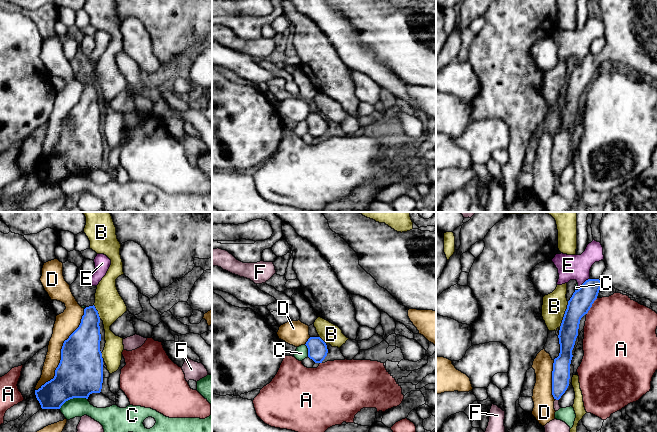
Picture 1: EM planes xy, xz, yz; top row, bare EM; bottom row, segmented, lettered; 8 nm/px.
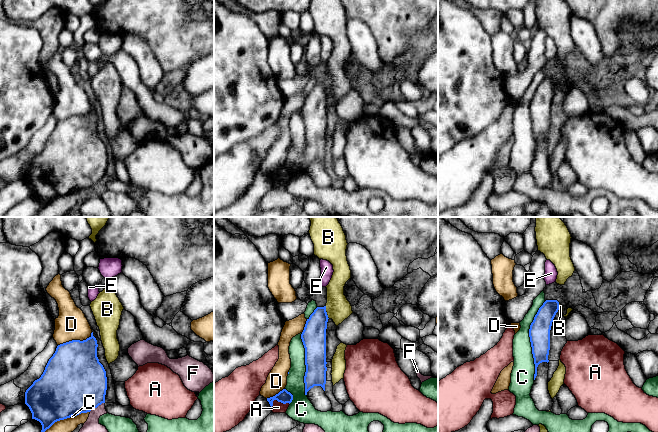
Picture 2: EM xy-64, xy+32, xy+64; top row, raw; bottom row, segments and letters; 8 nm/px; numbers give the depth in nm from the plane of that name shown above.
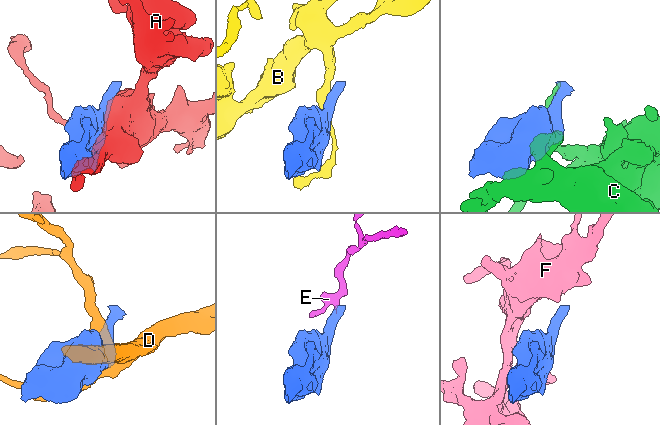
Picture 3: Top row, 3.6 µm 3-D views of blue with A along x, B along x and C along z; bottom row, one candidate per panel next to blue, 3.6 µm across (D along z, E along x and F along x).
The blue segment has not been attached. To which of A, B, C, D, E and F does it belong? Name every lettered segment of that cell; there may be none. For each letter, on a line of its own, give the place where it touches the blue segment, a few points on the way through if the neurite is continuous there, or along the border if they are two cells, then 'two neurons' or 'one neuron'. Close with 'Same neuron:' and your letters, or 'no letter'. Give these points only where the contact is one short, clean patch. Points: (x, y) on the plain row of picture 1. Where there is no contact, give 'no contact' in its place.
A: yz (591, 82) | two neurons
B: yz (564, 92) | along yz (568, 77), (559, 106) | two neurons
C: xy (73, 173) | two neurons
D: xy (61, 128) | two neurons
E: yz (583, 59) | along yz (589, 54), (578, 64) | two neurons
F: yz (557, 175) | two neurons
Same neuron: no letter

